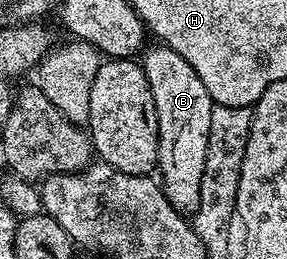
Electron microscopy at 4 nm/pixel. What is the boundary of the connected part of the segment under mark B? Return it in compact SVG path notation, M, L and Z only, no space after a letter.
M149 46L142 58L146 81L150 81L150 93L154 97L154 109L158 113L155 170L160 171L158 182L170 205L178 212L192 213L200 200L202 173L206 167L206 145L210 137L210 113L214 104L210 93L206 93L206 85L202 85L198 73L190 69L183 57L178 57L178 53L169 47L155 46Z

